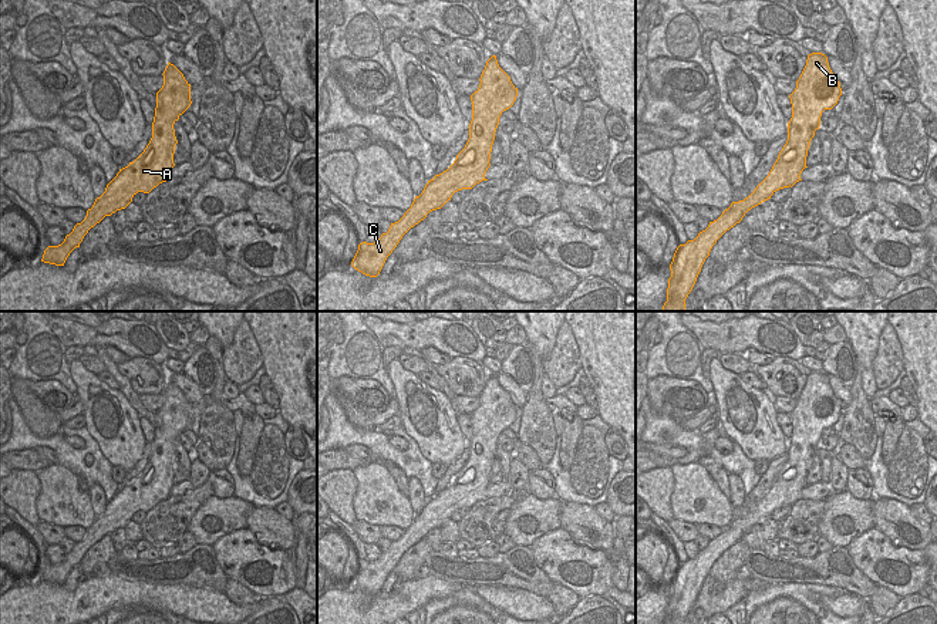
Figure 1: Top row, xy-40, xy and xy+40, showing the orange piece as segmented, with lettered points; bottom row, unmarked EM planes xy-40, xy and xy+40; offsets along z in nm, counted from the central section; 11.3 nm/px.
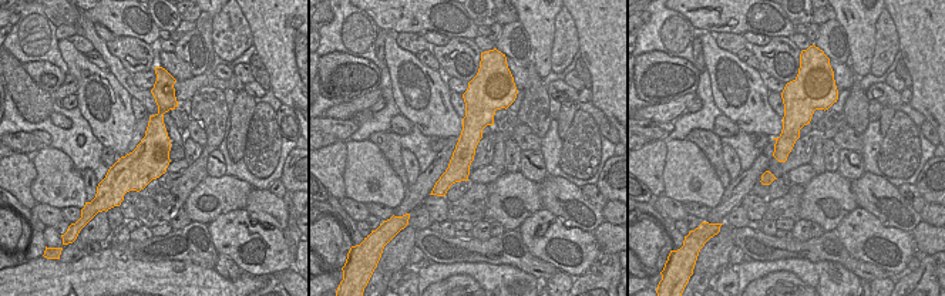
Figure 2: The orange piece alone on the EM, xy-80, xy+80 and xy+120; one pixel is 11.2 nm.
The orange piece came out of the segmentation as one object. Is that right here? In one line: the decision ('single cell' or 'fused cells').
single cell

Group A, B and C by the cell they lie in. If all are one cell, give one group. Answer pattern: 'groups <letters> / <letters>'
groups A B C

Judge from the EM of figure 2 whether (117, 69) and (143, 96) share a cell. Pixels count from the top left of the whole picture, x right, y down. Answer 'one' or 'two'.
one

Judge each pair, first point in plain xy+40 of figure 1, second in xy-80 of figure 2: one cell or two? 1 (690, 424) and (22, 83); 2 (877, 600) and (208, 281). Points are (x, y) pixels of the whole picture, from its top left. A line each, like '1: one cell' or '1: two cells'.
1: two cells
2: two cells

